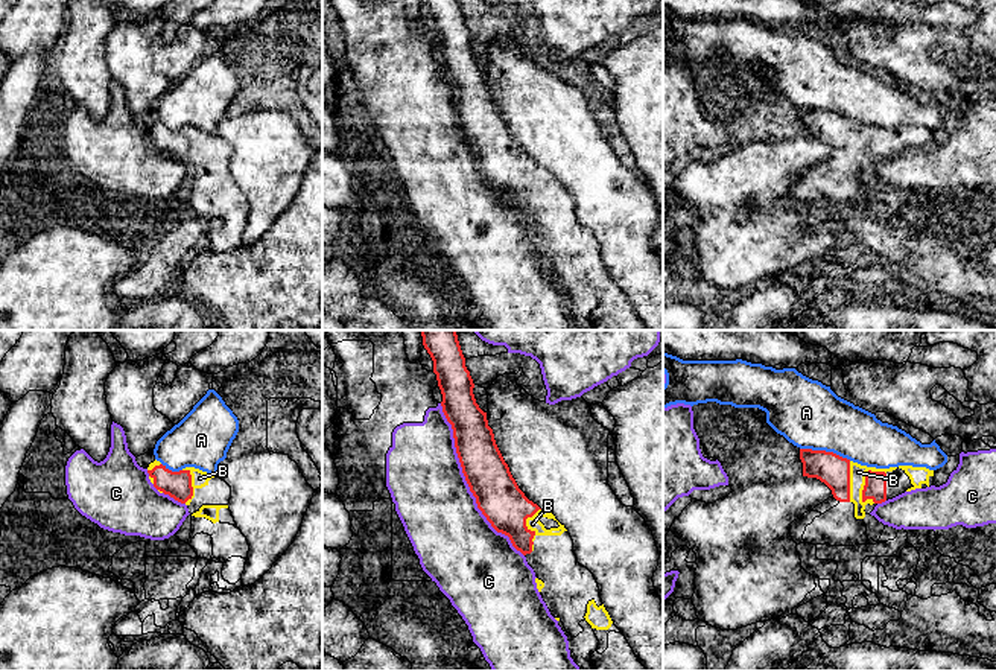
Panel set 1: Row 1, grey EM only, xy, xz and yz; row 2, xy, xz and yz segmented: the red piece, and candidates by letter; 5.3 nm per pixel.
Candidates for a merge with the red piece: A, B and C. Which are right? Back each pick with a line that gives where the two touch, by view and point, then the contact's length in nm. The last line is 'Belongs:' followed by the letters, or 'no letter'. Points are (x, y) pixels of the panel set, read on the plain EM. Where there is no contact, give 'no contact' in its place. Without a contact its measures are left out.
B: contact yz (865, 137); length 200 nm
Belongs: B

